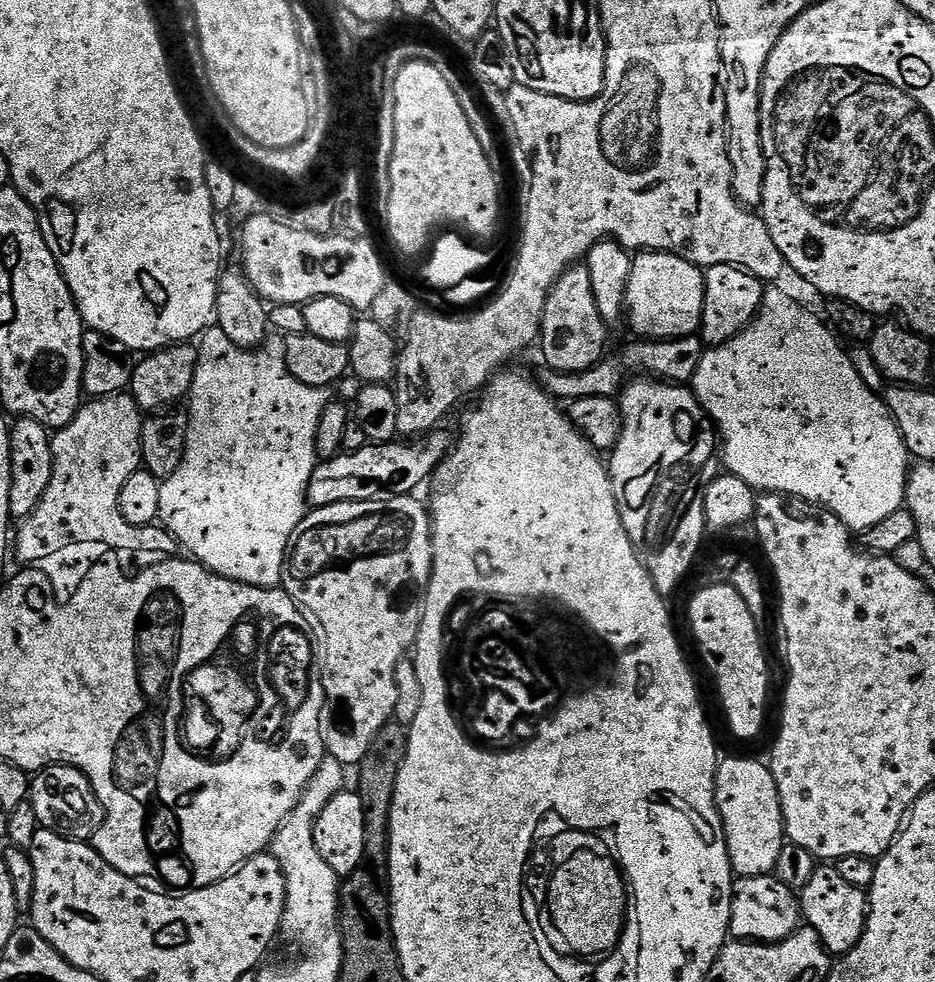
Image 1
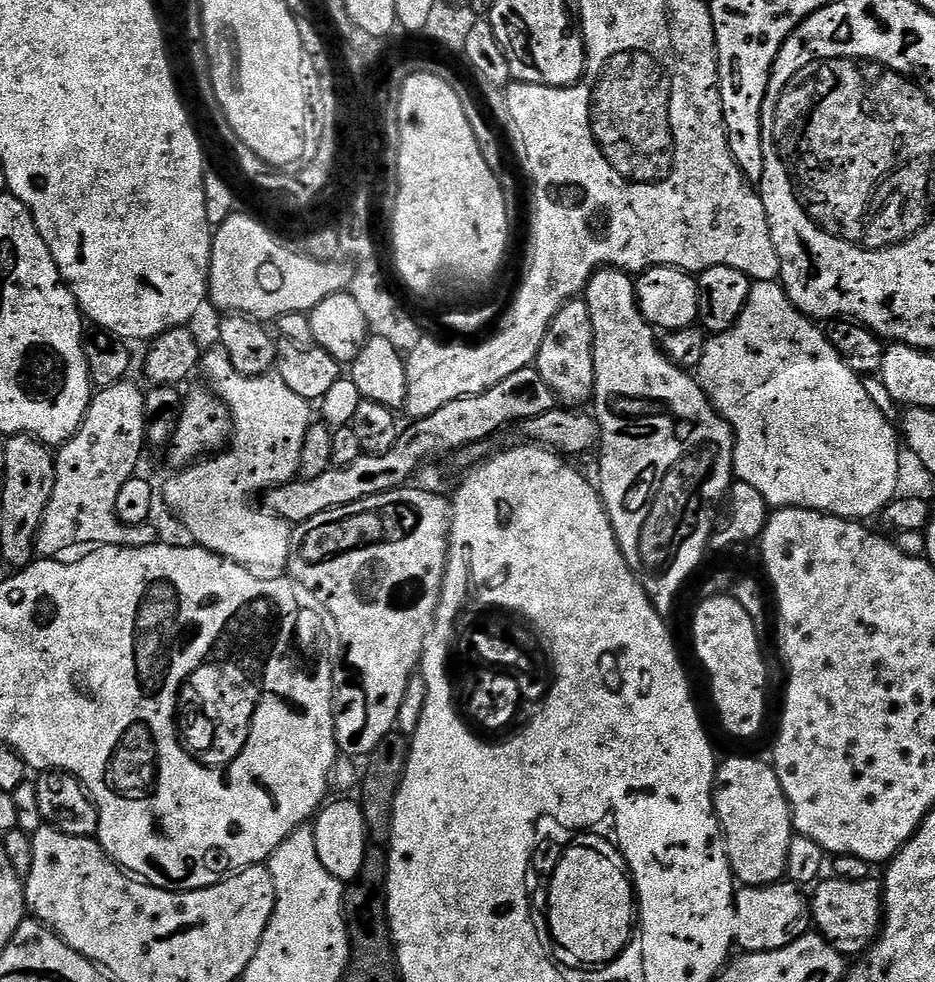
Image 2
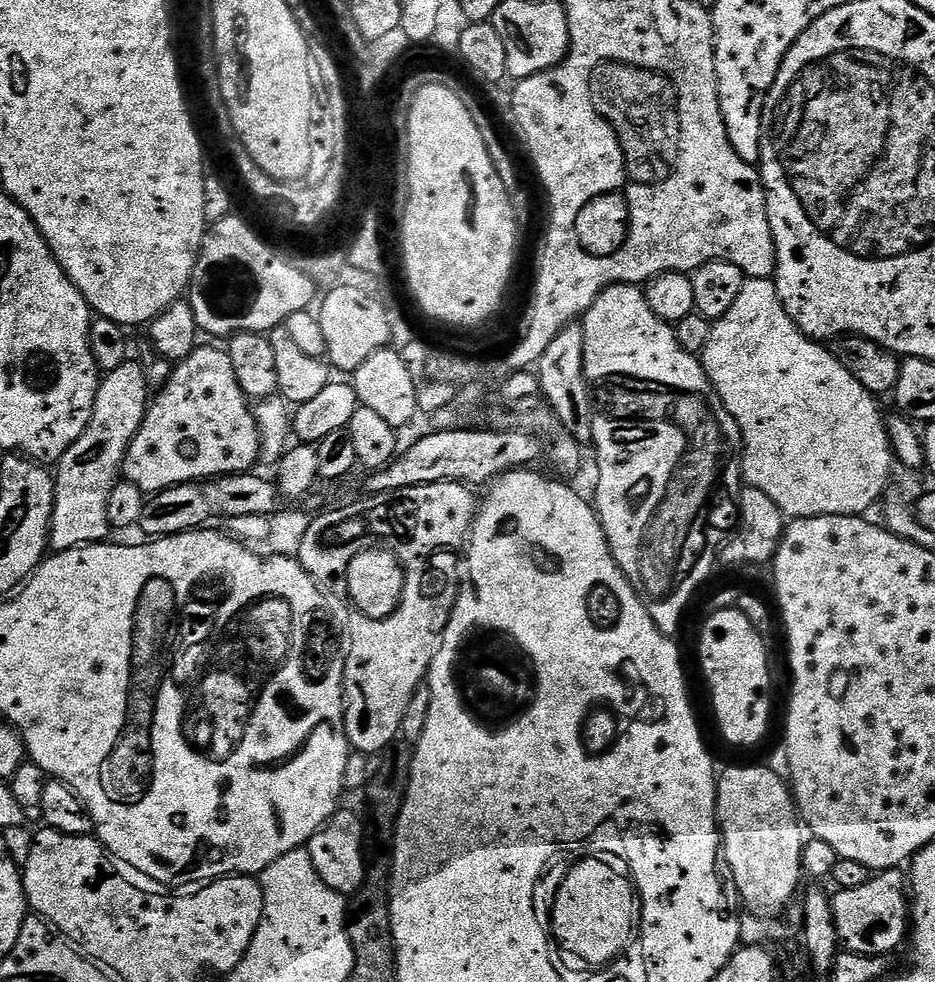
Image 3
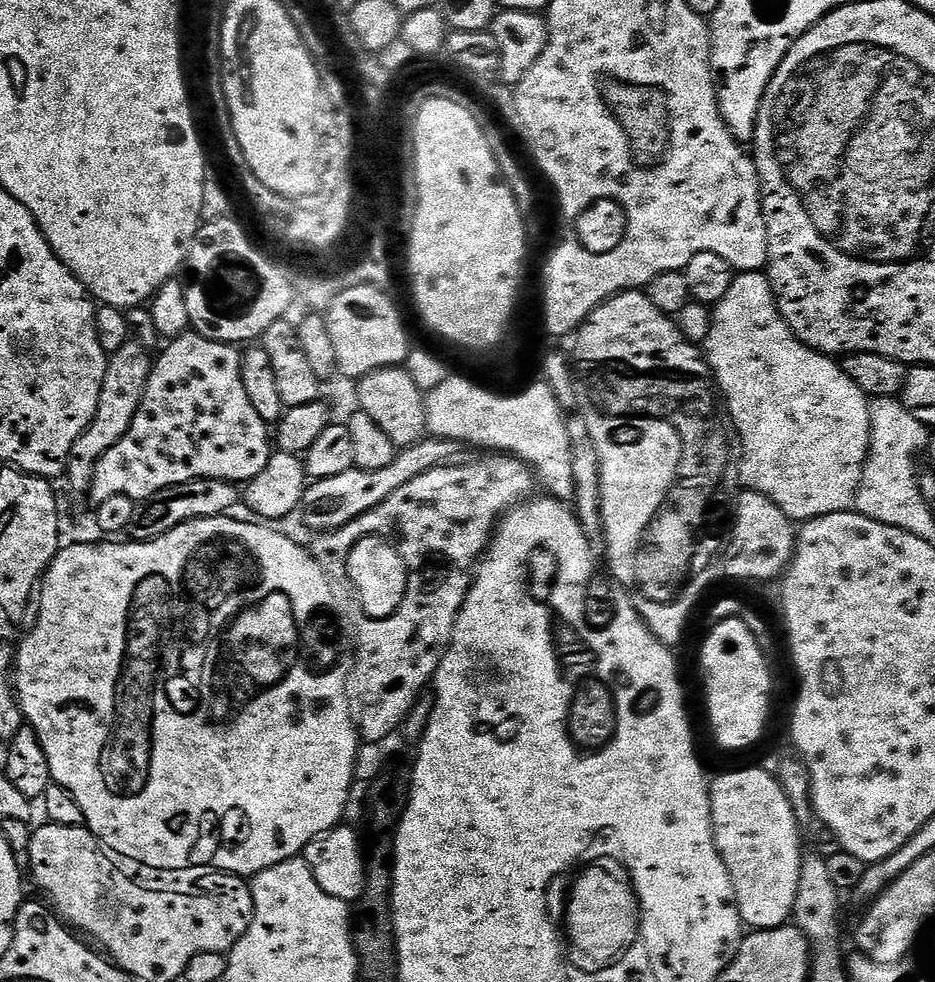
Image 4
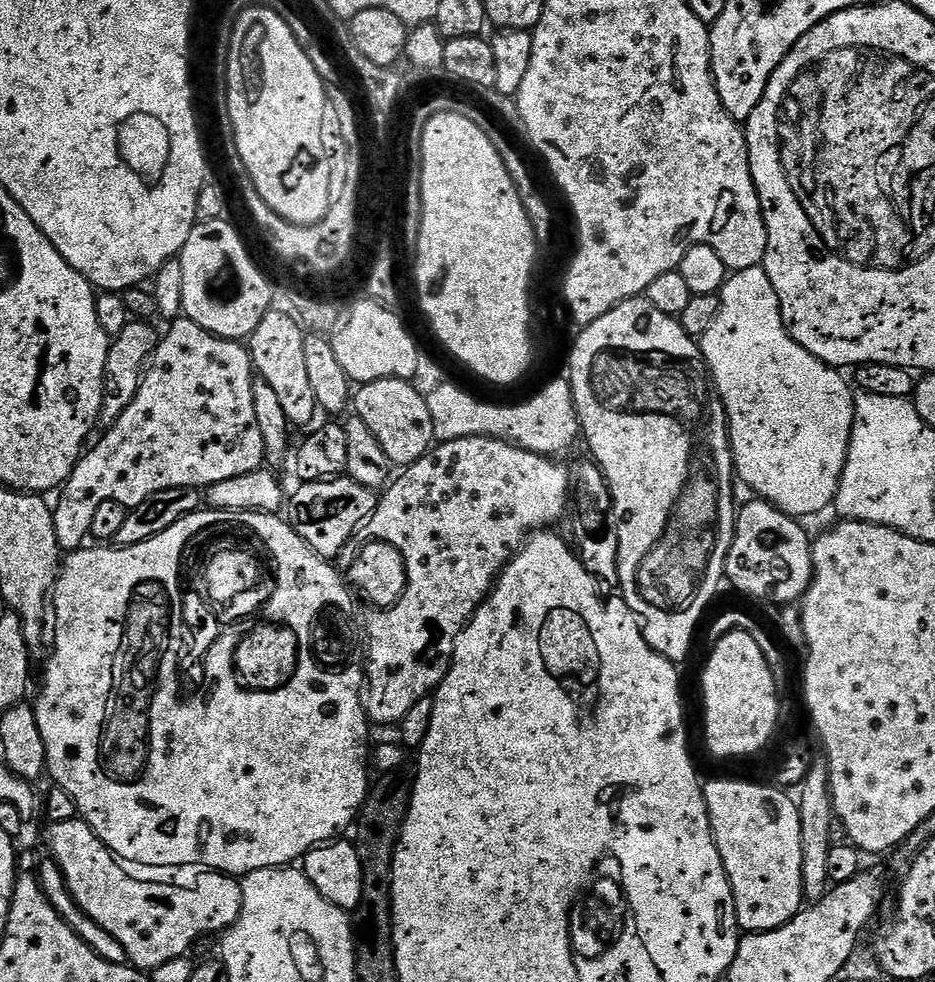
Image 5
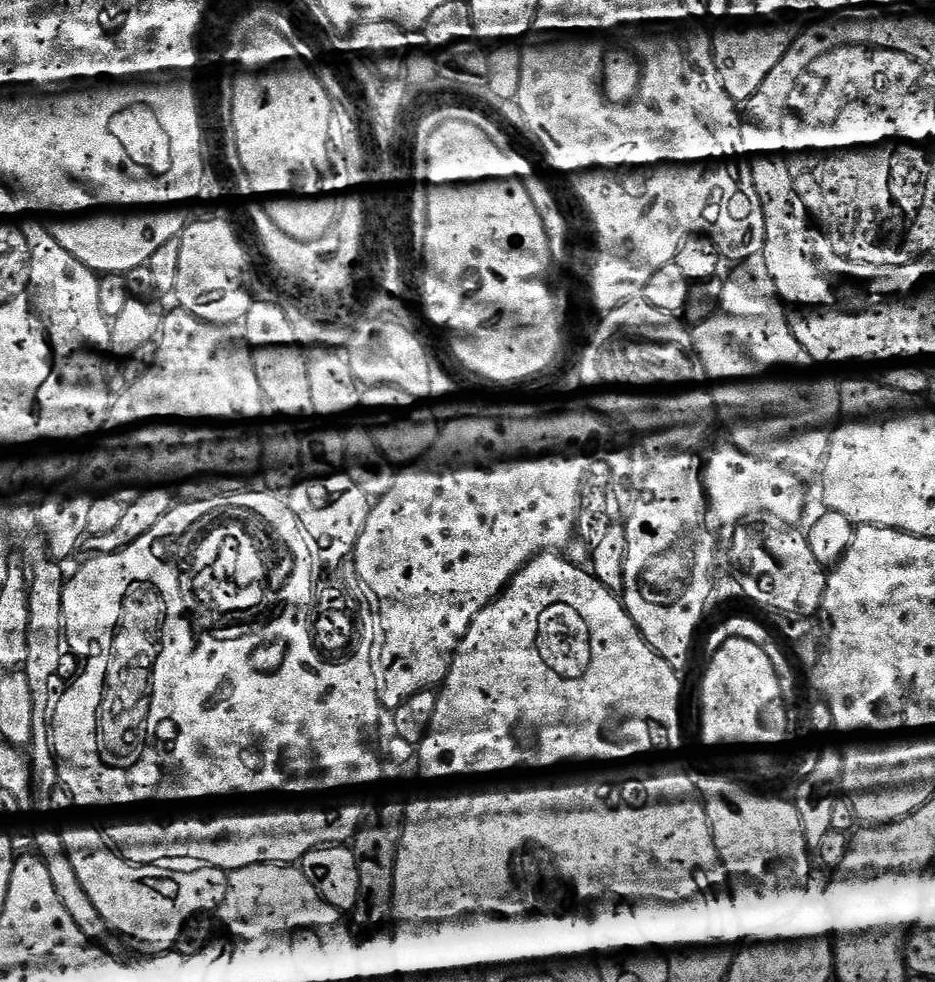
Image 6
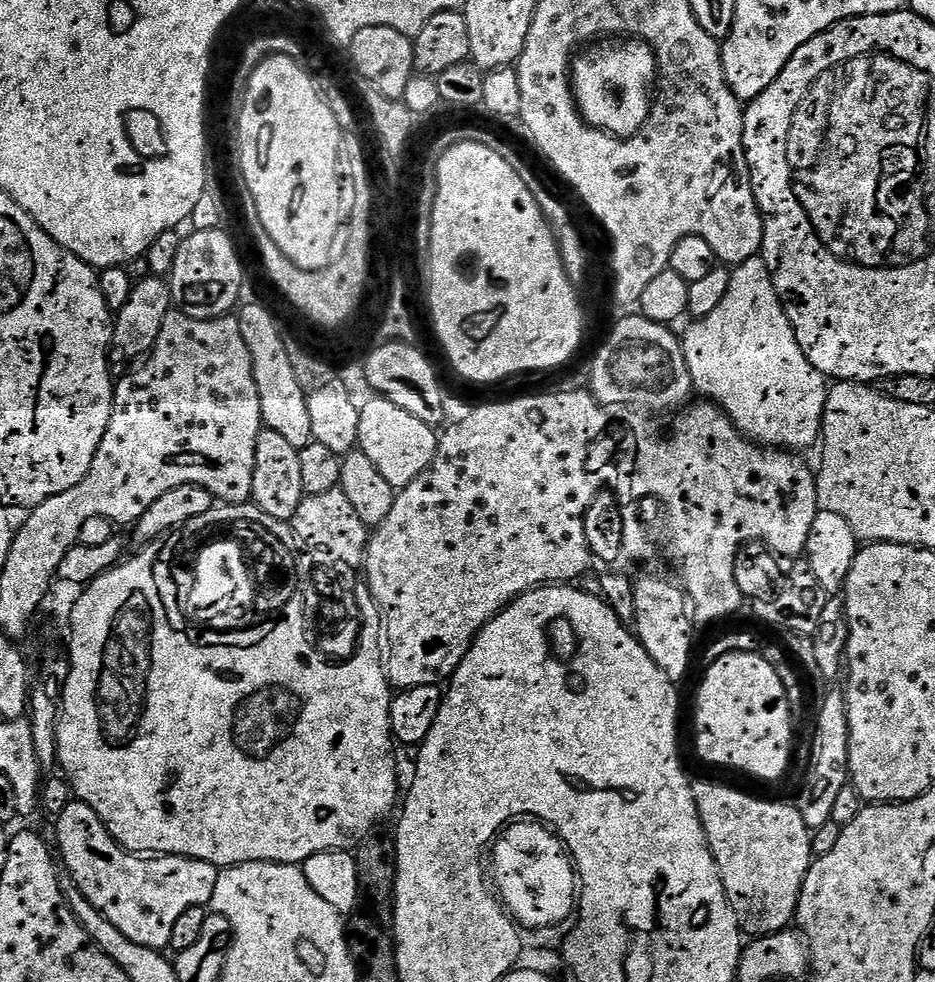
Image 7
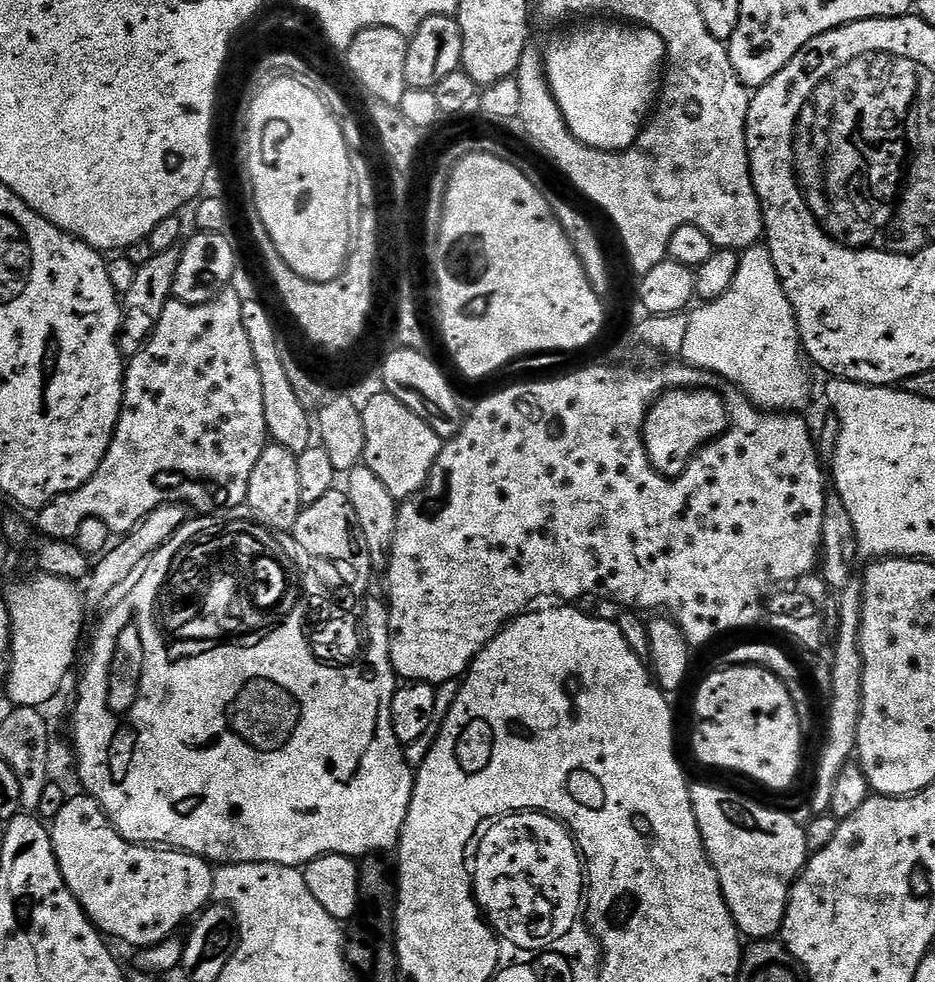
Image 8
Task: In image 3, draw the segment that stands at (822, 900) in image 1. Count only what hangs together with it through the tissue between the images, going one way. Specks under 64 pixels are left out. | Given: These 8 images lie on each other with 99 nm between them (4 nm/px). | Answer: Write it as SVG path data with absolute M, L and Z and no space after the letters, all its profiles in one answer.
M899 867L888 868L884 872L869 875L862 886L841 888L832 896L832 909L838 938L847 951L863 956L888 956L903 940L905 943L910 932L910 896L906 891L905 873Z

